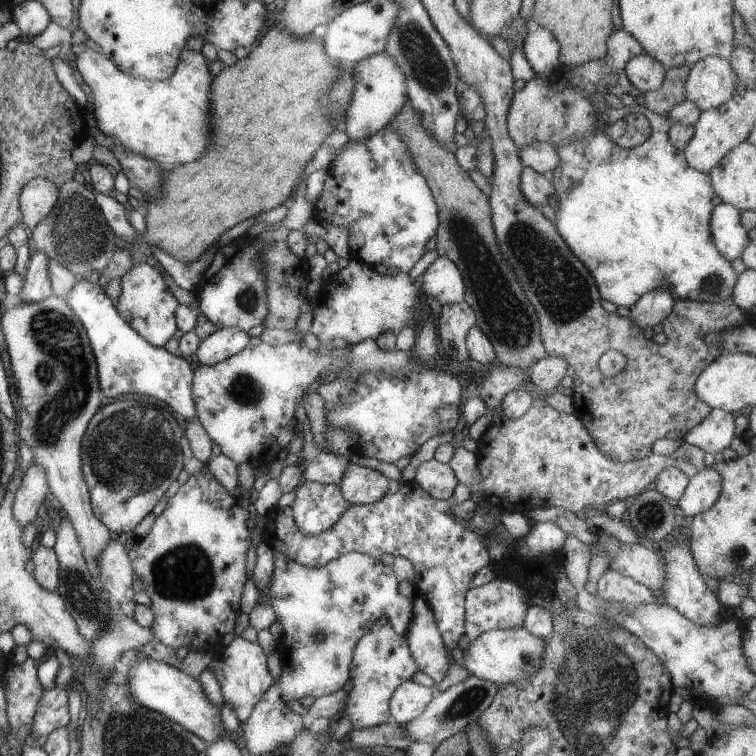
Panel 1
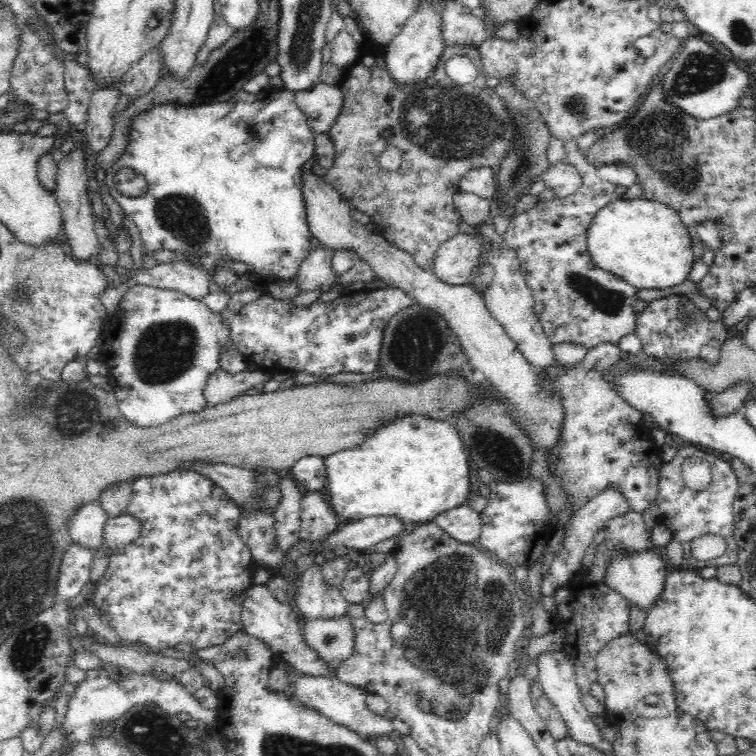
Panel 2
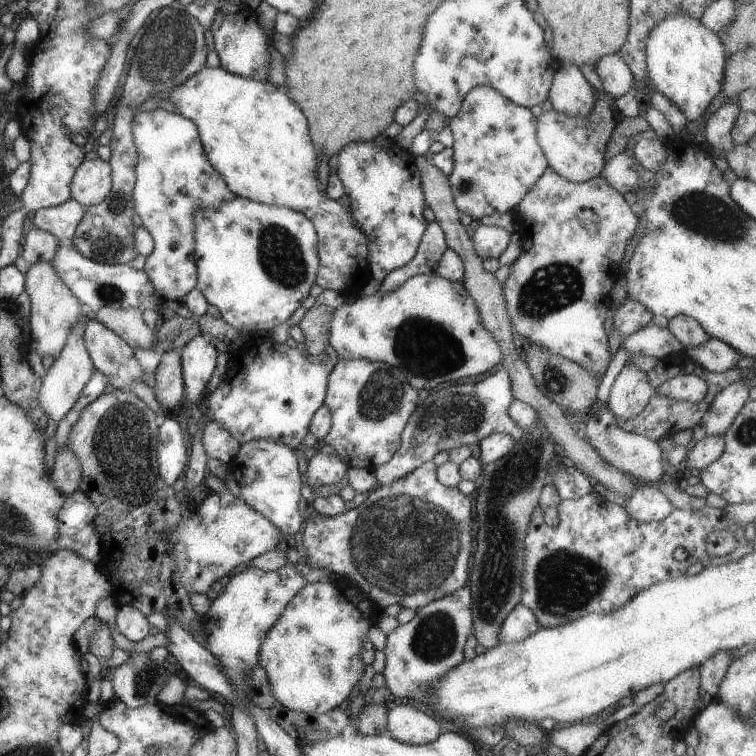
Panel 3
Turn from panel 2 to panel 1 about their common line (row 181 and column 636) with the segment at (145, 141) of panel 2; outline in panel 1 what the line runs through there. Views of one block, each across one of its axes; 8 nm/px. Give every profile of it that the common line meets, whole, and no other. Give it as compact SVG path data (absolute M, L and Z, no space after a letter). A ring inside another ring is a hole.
M634 105L615 109L603 108L595 112L597 128L585 134L581 140L571 140L557 146L556 156L559 164L548 174L555 194L557 210L555 228L571 252L589 269L598 288L600 298L615 306L630 307L645 292L653 288L667 288L673 300L694 300L715 303L732 296L736 274L731 261L725 260L711 240L709 218L711 218L711 197L713 196L711 178L691 168L683 156L668 140L670 121L644 106ZM628 114L639 114L647 118L648 137L633 148L623 148L615 144L603 128Z

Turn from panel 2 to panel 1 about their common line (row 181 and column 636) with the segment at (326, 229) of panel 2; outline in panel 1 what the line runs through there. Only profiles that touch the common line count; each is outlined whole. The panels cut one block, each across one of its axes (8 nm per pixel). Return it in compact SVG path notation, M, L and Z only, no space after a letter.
M653 288L629 307L628 319L641 330L652 328L667 318L673 304L673 296L667 288Z

